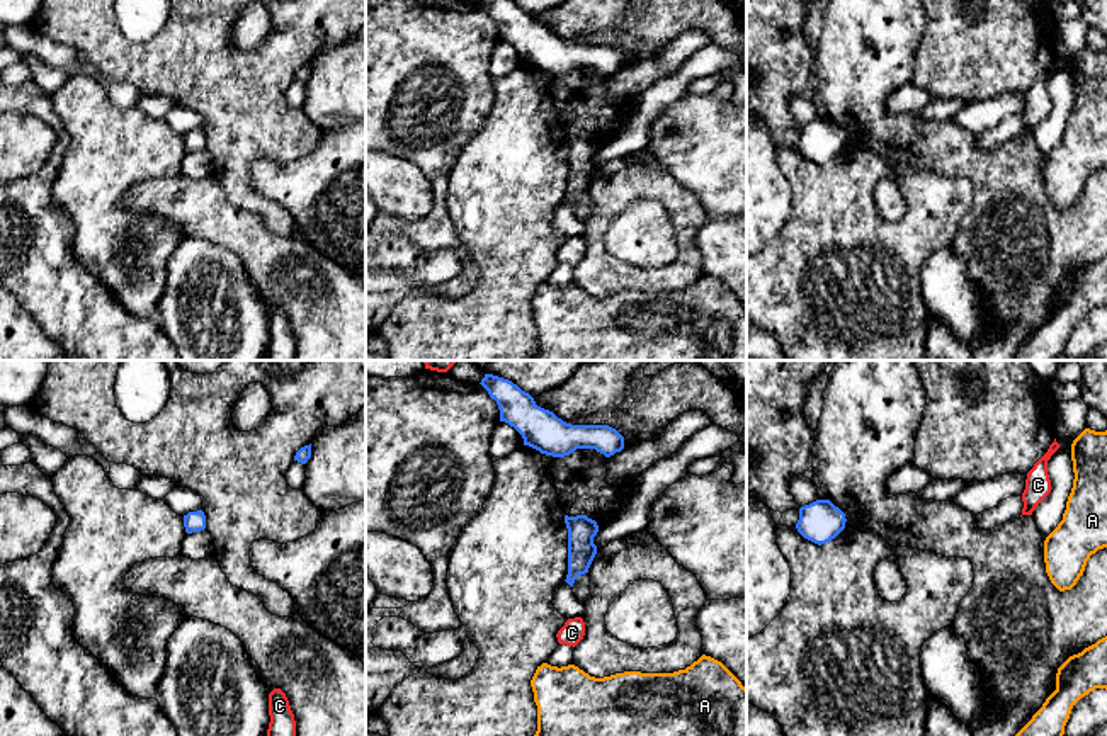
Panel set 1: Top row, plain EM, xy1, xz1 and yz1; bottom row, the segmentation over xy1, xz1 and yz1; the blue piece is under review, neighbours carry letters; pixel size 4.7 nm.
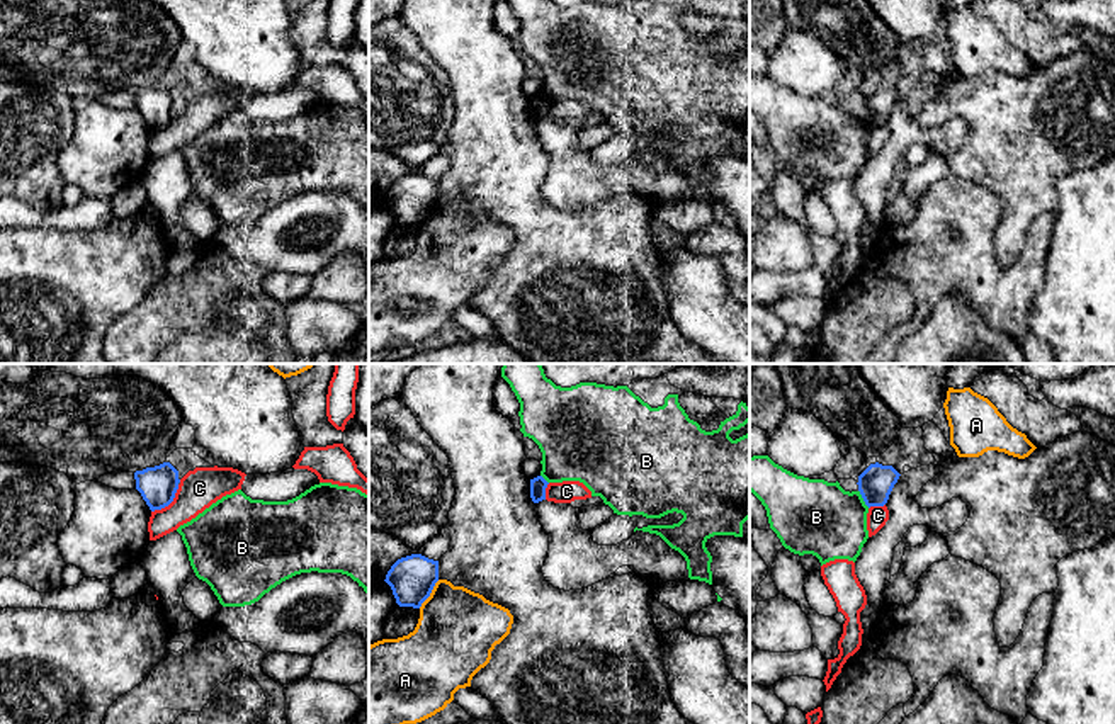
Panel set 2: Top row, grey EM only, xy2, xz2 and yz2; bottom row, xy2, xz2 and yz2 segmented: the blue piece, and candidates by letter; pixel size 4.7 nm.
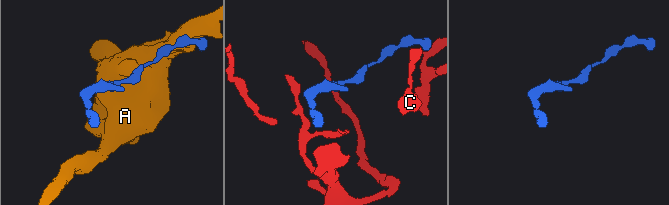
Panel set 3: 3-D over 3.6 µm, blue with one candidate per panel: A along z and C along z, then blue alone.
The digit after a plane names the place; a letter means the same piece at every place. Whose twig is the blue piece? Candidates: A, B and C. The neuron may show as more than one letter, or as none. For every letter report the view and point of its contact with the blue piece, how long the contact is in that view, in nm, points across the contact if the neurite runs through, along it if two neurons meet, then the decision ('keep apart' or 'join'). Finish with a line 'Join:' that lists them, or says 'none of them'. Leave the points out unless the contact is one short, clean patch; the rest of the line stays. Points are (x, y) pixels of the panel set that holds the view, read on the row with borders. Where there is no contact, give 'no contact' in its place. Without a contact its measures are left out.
A: contact xz2 (430, 592); length 170 nm; border xz2 (439, 580), (418, 607); keep apart
B: contact yz2 (862, 497); length 100 nm; border yz2 (859, 490), (869, 507); keep apart
C: contact xy2 (169, 503); length 190 nm; border xy2 (179, 485), (174, 498), (152, 512); keep apart
Join: none of them

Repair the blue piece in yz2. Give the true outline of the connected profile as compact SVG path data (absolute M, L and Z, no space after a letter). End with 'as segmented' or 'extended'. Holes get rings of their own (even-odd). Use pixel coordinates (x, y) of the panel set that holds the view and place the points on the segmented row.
M879 462L870 464L858 476L857 483L865 505L869 508L884 506L899 476L901 474L892 466L882 466Z | as segmented

